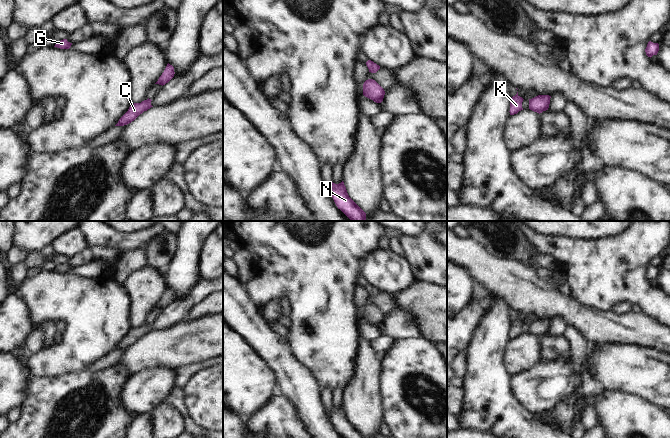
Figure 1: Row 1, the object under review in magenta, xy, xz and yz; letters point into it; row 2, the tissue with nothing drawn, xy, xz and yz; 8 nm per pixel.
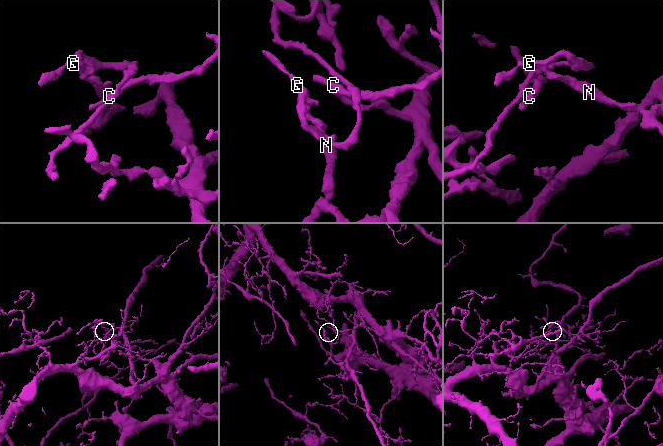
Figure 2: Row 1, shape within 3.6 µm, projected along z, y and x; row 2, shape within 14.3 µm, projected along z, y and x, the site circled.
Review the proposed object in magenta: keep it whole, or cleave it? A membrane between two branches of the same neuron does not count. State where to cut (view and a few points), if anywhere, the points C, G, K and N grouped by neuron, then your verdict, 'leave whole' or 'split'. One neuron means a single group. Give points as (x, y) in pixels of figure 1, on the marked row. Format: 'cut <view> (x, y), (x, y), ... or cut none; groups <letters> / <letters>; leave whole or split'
cut xy (147, 99), (150, 101); groups C / G K N; split

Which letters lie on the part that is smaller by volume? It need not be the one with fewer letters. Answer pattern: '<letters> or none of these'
C

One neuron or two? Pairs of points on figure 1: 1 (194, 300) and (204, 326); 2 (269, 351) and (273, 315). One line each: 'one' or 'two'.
1: two
2: two

